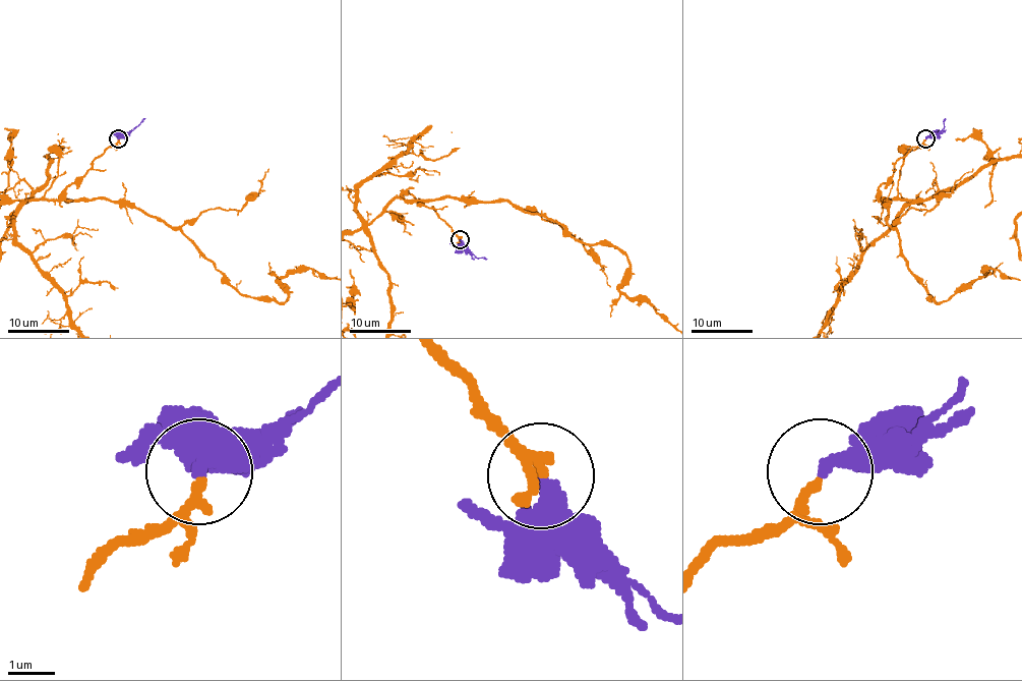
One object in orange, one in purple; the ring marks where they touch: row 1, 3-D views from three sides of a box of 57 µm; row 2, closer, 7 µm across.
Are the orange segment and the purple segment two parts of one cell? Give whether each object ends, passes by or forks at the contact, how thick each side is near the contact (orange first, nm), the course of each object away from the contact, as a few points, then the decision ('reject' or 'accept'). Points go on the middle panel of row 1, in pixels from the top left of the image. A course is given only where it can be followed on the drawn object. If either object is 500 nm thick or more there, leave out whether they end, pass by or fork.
orange passes by; purple ends; calibres 160 and 400 nm; course purple (460, 239), (478, 258), (487, 258); accept

